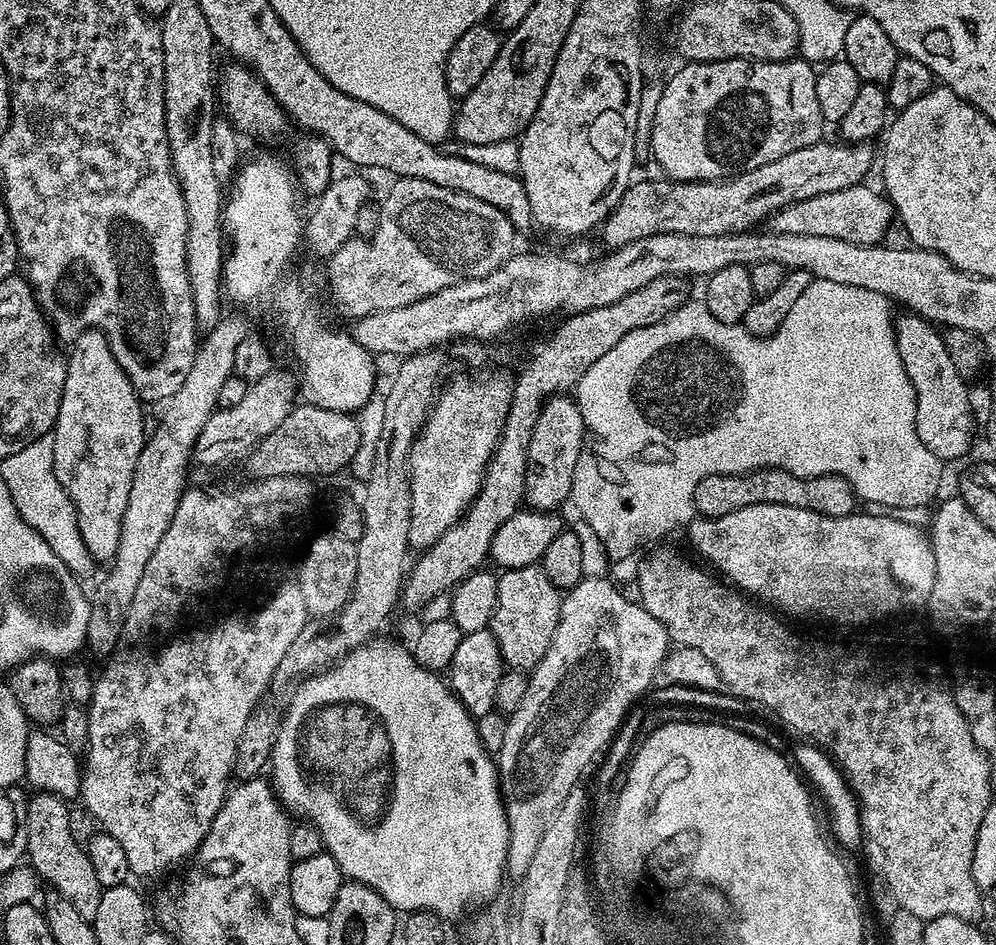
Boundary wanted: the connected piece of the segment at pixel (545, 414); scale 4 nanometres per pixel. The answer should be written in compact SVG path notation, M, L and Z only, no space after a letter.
M561 394L549 397L540 410L537 424L532 432L525 476L525 503L533 511L555 511L571 495L574 470L586 446L586 431L581 411L575 399Z

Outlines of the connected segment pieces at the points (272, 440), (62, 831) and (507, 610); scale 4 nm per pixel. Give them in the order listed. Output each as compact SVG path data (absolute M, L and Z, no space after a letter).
M297 403L273 434L259 441L251 449L244 466L247 466L251 477L330 476L342 468L347 469L353 460L359 444L359 432L355 419L340 411L326 410L317 404Z
M37 791L28 801L26 810L26 853L30 867L41 881L49 880L56 887L55 891L82 918L92 921L98 914L98 902L102 898L104 888L100 884L100 876L96 873L97 861L80 849L76 836L72 833L72 820L68 817L68 808L59 800L56 792Z
M540 566L509 568L498 576L498 602L492 615L491 630L500 647L500 659L508 668L531 670L550 650L554 630L560 621L562 592Z

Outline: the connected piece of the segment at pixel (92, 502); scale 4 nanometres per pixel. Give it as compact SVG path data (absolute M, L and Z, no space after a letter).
M95 330L83 332L71 345L71 348L72 353L67 353L66 356L66 363L68 365L68 369L66 370L66 386L62 390L62 402L58 410L56 426L51 433L52 469L58 478L58 482L66 490L66 494L74 506L76 517L78 518L78 530L82 534L82 542L86 546L89 557L91 557L93 561L105 560L105 562L108 562L115 557L116 551L118 550L118 538L122 534L122 518L126 514L126 502L130 502L130 482L134 482L134 470L138 466L138 454L142 454L142 450L144 449L146 439L146 428L144 432L144 412L140 409L140 407L142 407L140 397L137 396L130 380L126 378L122 366L118 366L118 362L106 342L103 332L97 332Z

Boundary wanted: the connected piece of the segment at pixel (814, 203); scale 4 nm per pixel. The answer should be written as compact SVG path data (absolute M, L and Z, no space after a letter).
M867 183L855 184L846 190L834 190L834 194L818 194L818 198L808 198L788 208L783 208L771 217L770 228L773 232L786 234L818 234L818 238L842 238L842 242L855 244L879 244L885 238L884 231L894 224L894 209L879 191L868 188Z

